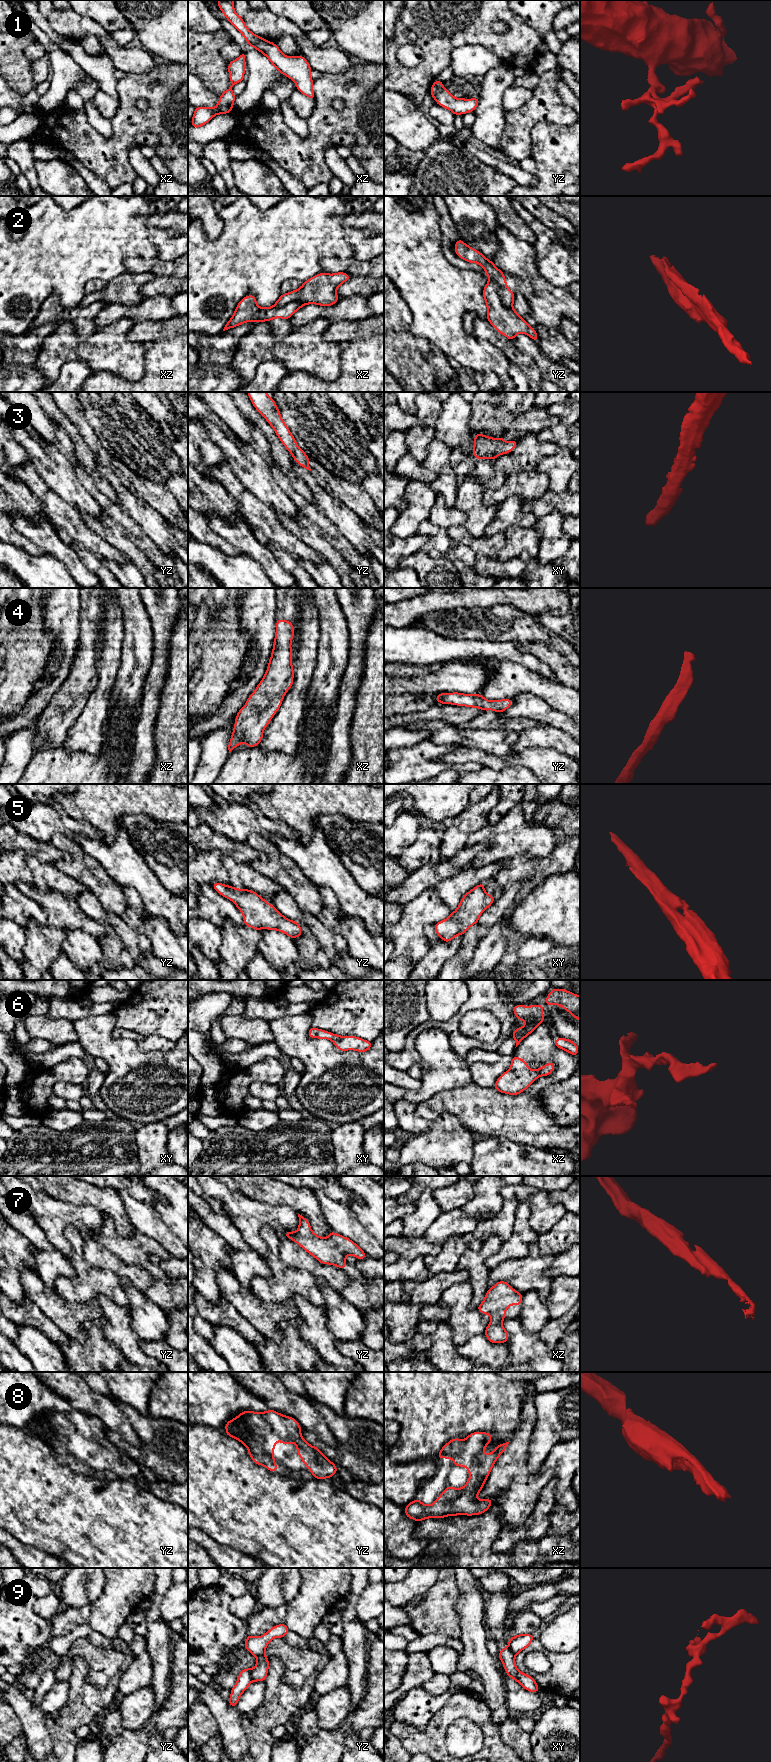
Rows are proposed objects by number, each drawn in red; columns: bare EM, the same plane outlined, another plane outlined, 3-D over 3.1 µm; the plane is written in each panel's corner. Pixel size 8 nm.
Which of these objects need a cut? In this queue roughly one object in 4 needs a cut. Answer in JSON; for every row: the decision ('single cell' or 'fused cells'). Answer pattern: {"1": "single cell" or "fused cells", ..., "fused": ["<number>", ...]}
{"1": "single cell", "2": "fused cells", "3": "single cell", "4": "single cell", "5": "single cell", "6": "single cell", "7": "single cell", "8": "single cell", "9": "fused cells", "fused": ["2", "9"]}

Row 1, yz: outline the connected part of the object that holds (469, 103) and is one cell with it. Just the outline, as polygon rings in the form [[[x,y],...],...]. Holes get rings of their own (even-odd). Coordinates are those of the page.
[[[438,79],[433,83],[430,93],[437,104],[449,109],[454,115],[464,115],[474,111],[480,100],[479,97],[473,99],[455,98],[449,93],[448,89],[443,87],[443,83]]]

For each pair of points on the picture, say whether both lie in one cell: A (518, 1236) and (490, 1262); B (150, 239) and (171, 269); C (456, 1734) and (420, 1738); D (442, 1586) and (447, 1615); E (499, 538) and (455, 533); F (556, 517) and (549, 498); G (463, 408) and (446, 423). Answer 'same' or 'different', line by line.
A: same
B: different
C: different
D: same
E: same
F: different
G: same

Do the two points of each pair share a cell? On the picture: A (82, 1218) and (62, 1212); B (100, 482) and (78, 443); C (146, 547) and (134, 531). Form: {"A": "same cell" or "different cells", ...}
{"A": "same cell", "B": "same cell", "C": "same cell"}

